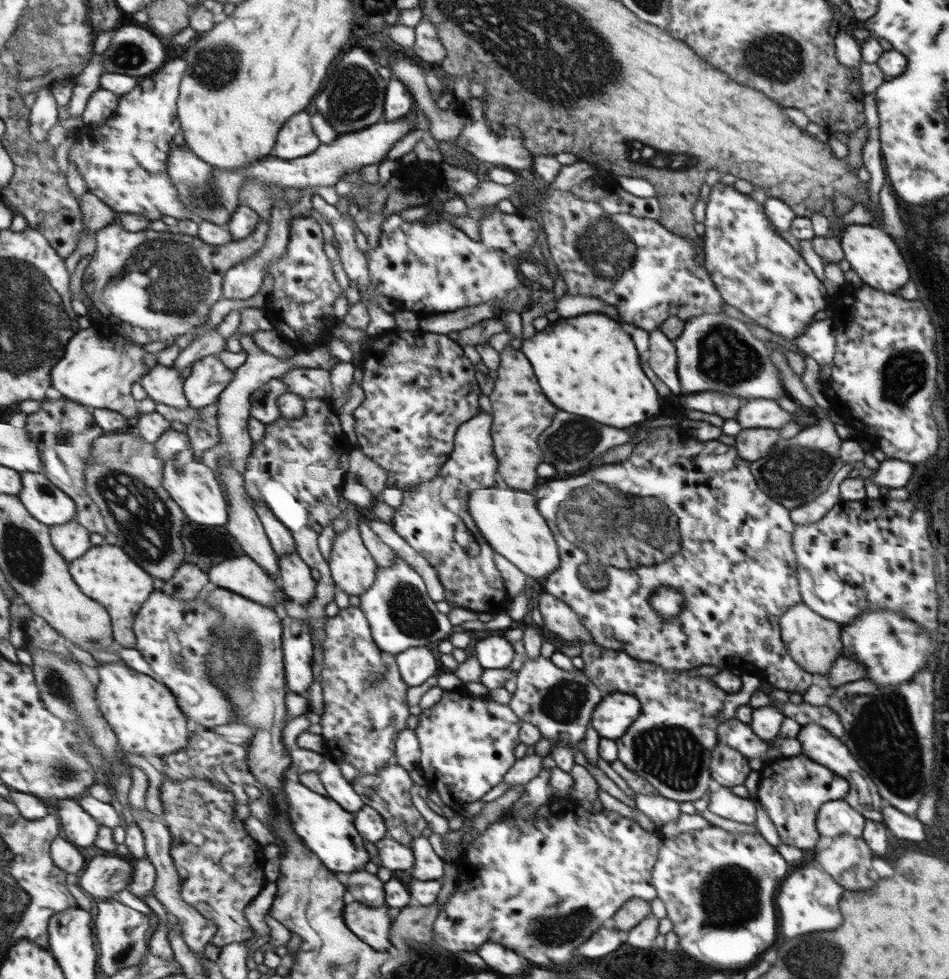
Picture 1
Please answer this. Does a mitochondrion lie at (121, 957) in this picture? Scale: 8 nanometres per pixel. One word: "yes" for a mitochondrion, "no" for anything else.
no

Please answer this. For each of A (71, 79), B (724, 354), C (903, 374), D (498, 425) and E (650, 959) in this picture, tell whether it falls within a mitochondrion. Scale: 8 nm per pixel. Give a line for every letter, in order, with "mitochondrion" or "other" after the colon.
A: other
B: mitochondrion
C: mitochondrion
D: other
E: other

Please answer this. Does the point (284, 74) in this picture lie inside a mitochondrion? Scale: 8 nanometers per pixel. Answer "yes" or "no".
no

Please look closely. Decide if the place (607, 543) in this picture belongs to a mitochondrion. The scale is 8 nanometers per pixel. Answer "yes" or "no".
yes

